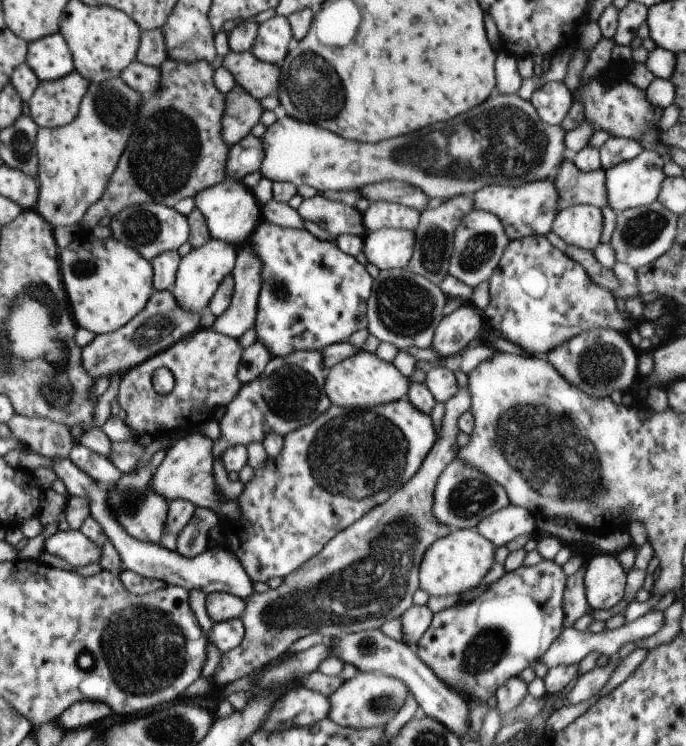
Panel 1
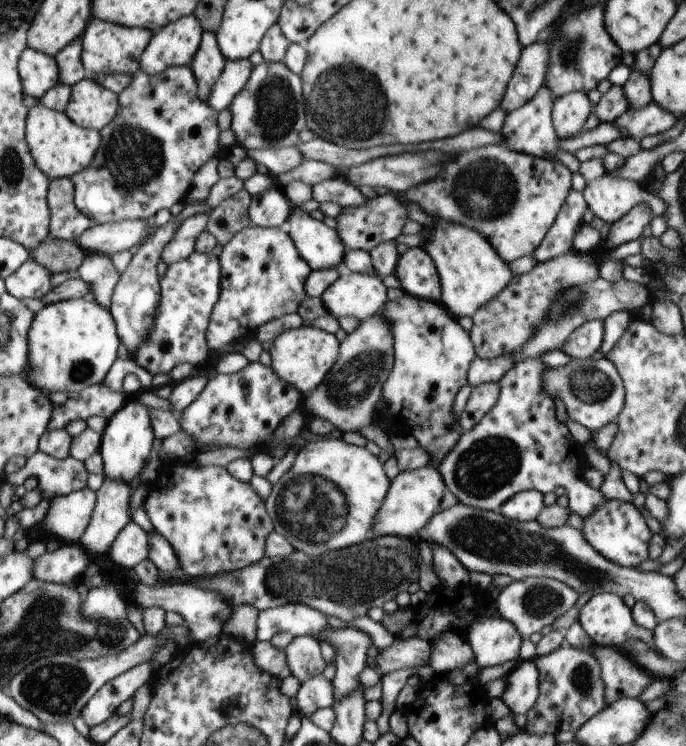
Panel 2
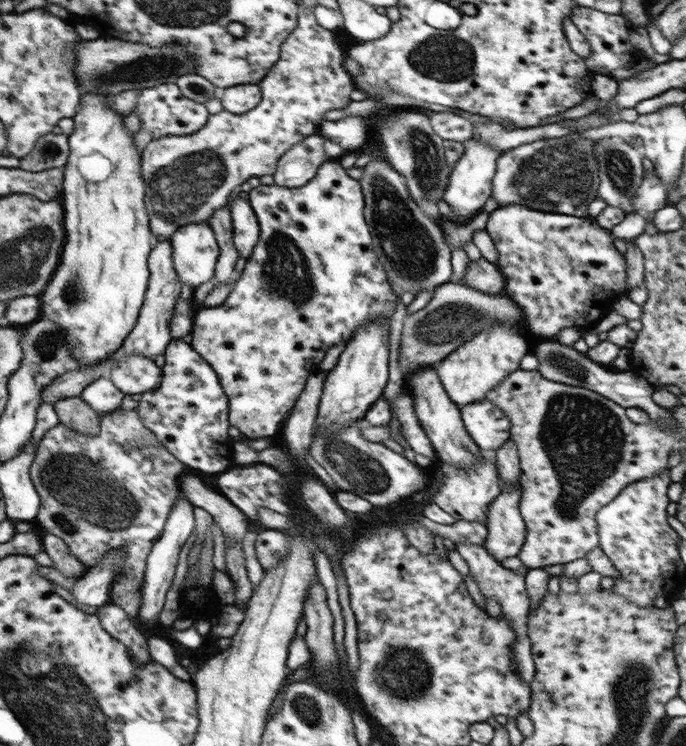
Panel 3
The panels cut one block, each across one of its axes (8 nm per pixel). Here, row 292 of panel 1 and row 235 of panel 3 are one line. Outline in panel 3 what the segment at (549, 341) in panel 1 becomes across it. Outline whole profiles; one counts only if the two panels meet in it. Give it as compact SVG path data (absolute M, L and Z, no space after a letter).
M509 204L490 213L487 222L485 232L494 242L494 247L498 248L500 260L496 266L506 281L504 295L522 309L528 332L550 340L565 328L585 331L598 323L606 312L611 312L614 301L626 294L628 274L625 256L616 250L611 232L594 224L594 221L590 224L585 217L542 212L521 204Z

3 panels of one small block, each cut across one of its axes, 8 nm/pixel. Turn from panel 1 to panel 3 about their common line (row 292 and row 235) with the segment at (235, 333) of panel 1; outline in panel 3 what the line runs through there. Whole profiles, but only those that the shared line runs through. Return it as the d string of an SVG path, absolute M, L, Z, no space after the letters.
M239 196L228 200L231 202L233 242L239 257L249 259L260 240L260 226L257 213L253 211L248 200Z

